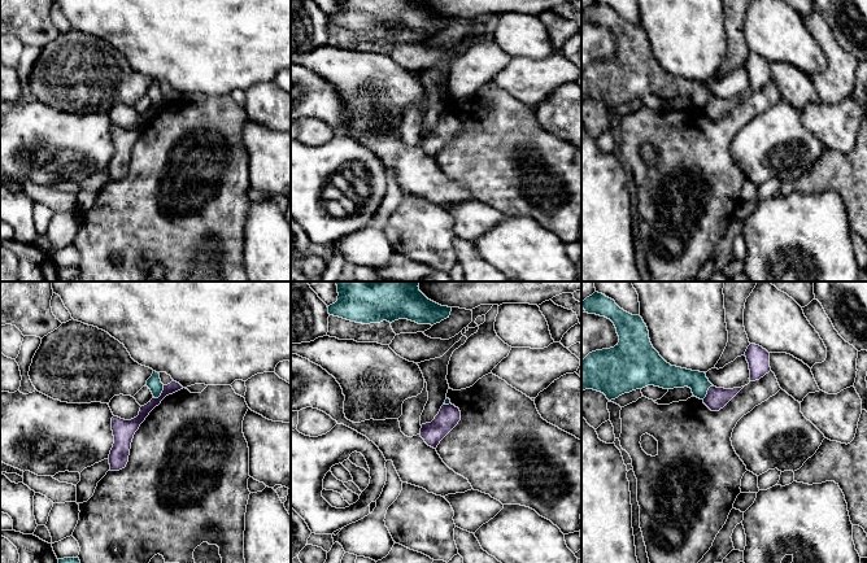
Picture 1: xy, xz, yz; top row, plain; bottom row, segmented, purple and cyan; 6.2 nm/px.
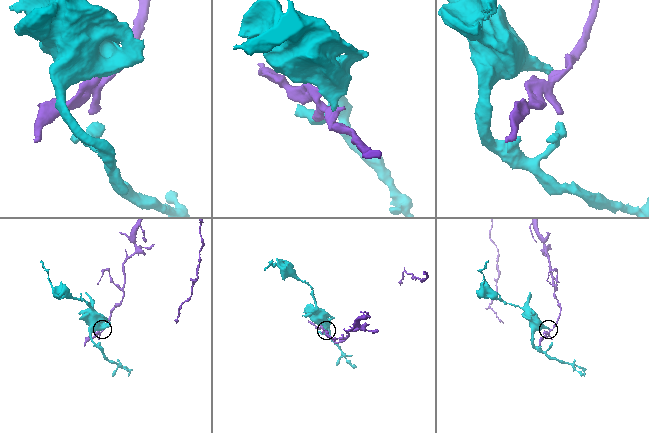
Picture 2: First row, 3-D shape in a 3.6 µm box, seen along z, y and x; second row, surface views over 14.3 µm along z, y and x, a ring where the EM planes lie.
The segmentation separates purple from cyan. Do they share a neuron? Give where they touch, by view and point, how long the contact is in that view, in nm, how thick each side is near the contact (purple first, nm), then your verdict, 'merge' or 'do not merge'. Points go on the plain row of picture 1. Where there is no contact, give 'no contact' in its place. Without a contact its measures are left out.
xy (161, 103) | 110 nm | 70/90 nm | do not merge

